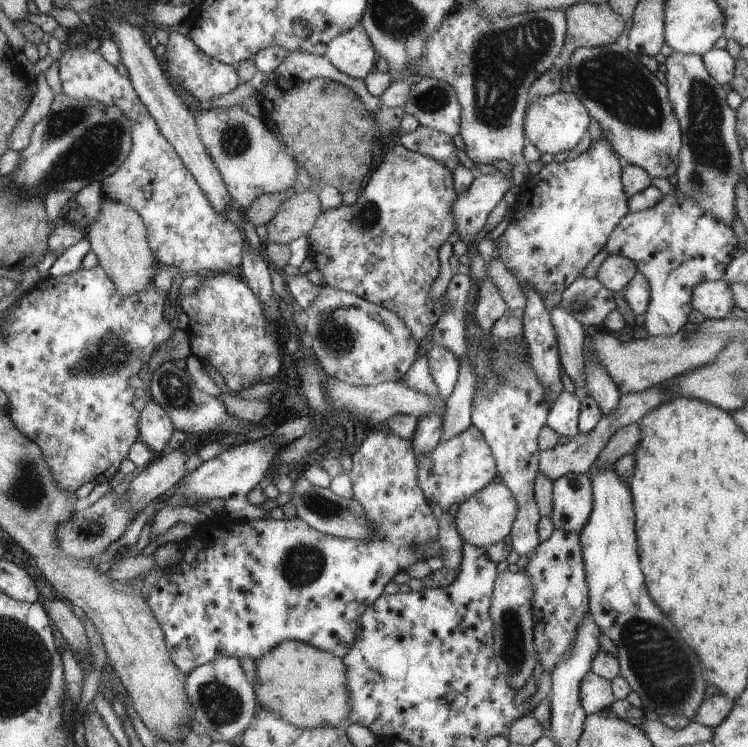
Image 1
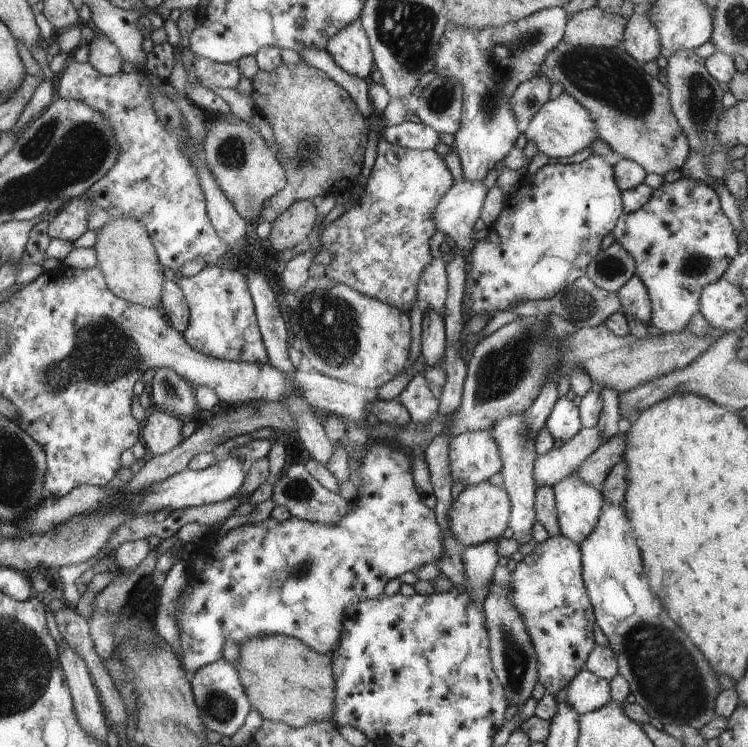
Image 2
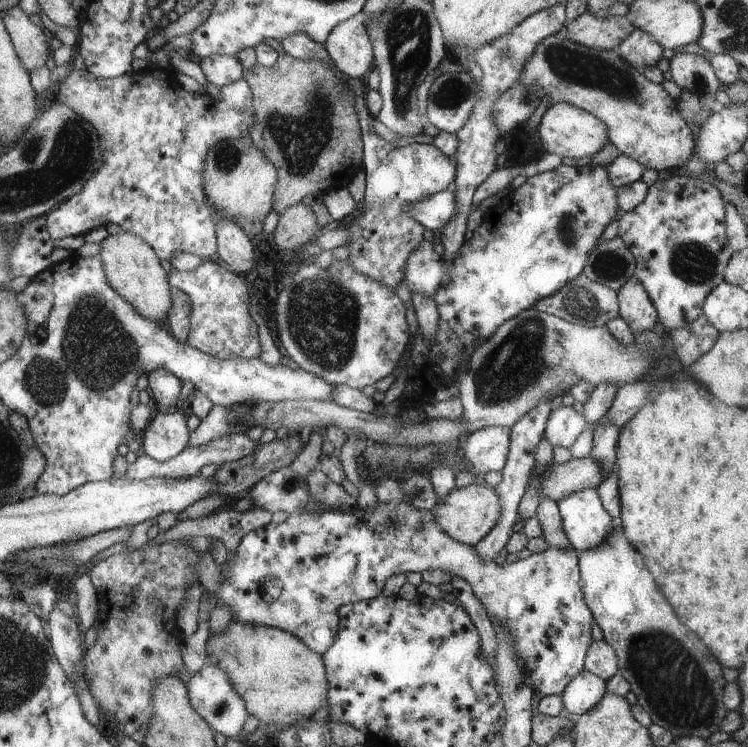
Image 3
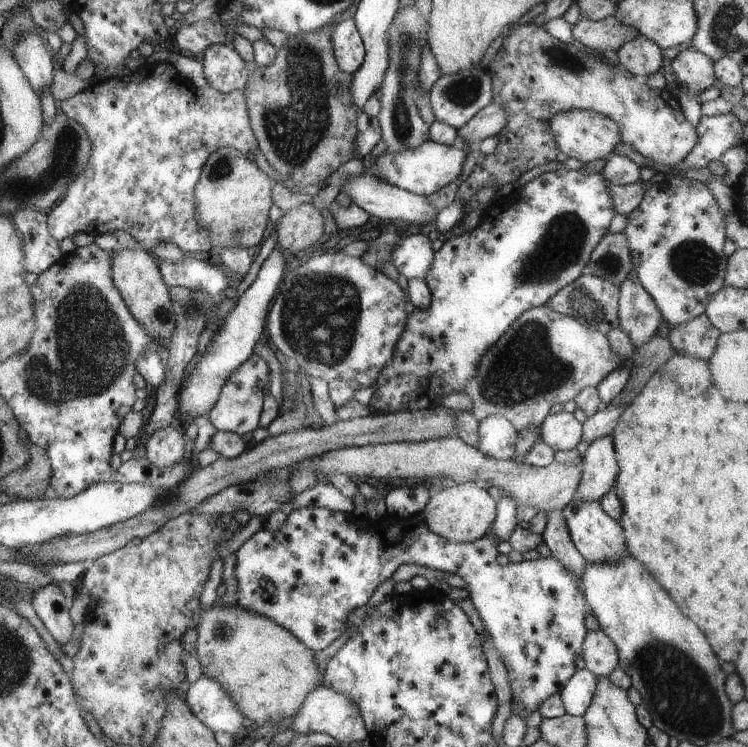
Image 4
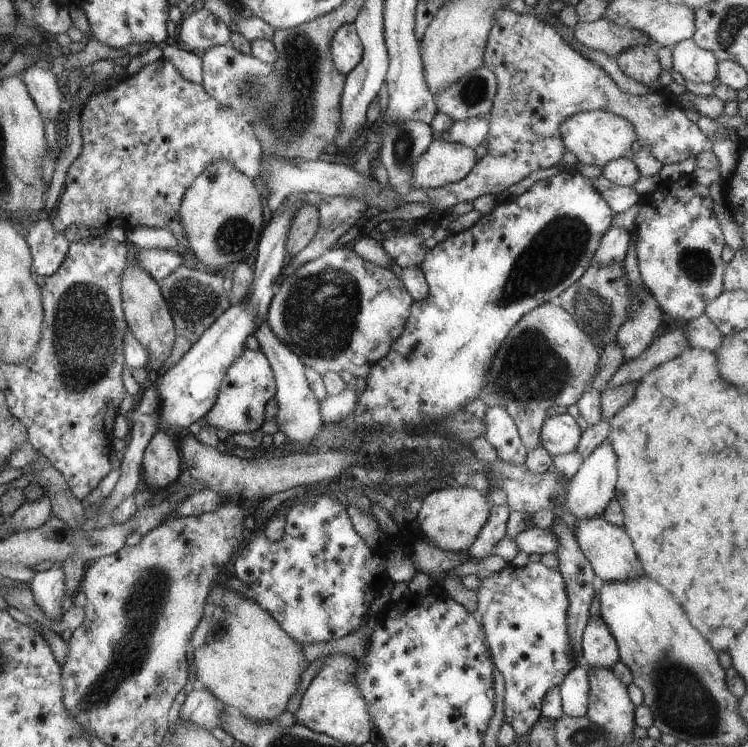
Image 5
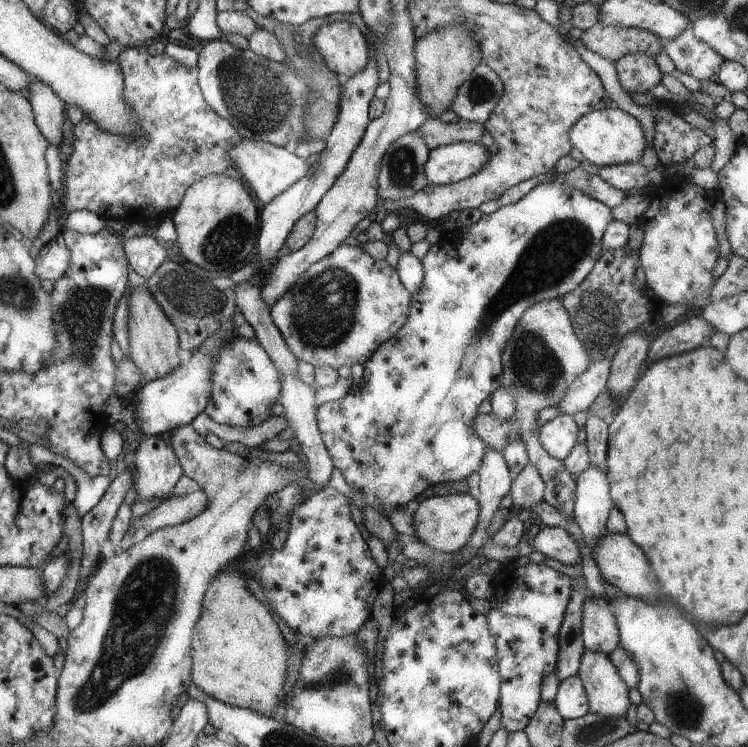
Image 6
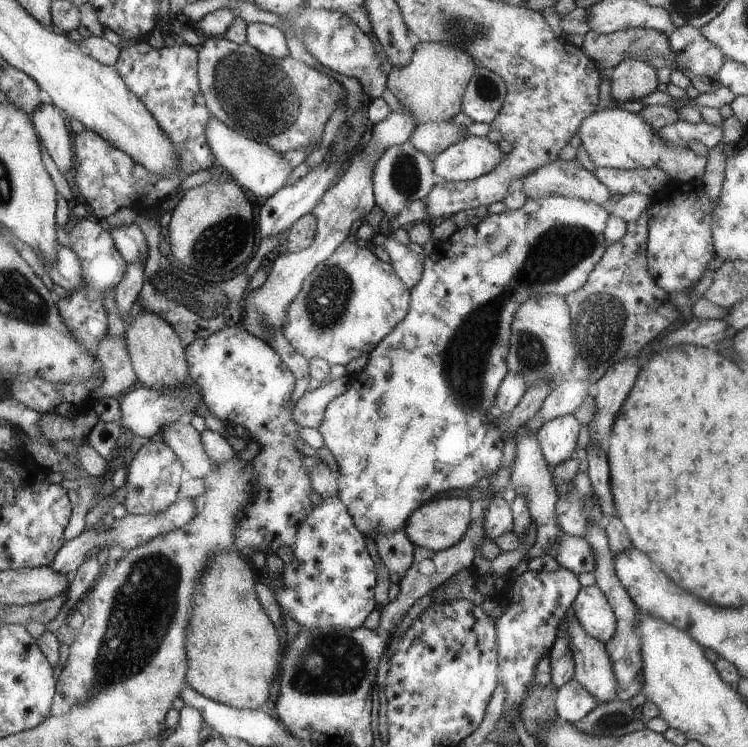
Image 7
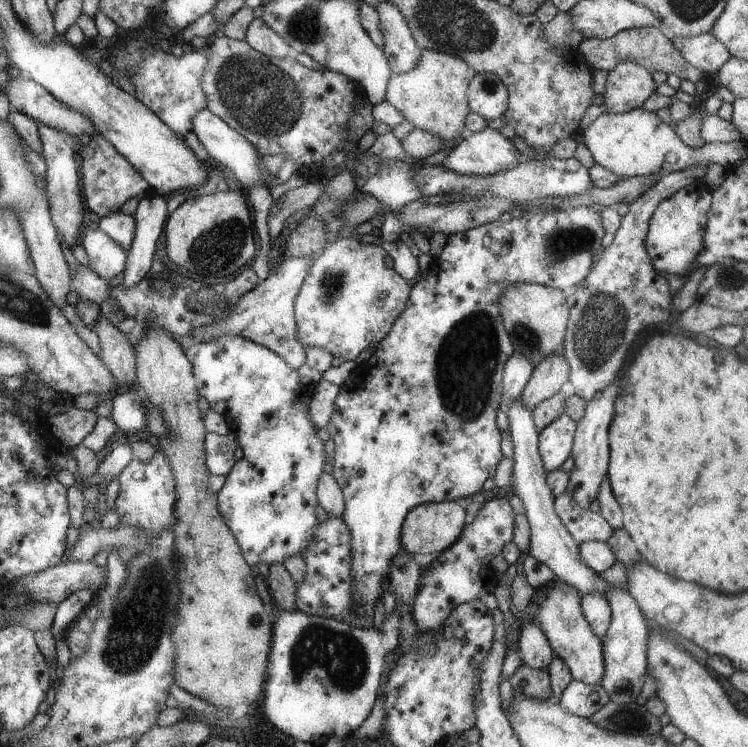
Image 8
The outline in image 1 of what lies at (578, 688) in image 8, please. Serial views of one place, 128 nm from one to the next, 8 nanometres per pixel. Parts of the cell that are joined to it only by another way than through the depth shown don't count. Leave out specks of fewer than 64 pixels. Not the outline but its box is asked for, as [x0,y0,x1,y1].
[580,670,615,715]

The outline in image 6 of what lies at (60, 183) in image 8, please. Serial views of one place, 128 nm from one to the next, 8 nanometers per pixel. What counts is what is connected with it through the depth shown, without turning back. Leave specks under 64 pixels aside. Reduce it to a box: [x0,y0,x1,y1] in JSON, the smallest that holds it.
[28,77,66,147]

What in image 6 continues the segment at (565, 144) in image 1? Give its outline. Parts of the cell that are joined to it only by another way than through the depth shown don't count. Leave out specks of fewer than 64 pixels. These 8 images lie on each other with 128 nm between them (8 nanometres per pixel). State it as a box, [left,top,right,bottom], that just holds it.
[570,107,646,166]

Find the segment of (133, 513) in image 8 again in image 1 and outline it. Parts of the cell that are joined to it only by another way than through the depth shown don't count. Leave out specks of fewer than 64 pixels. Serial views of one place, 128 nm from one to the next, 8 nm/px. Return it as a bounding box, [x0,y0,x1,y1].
[141,396,174,454]

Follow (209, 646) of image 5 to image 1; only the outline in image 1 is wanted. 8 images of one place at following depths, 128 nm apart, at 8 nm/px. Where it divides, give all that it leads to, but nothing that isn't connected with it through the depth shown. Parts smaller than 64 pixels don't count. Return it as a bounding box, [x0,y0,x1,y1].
[255,640,352,729]

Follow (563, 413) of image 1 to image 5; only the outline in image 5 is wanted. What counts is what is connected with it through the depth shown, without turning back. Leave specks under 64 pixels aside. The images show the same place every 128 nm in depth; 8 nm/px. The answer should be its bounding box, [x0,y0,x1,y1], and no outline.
[541,414,580,456]

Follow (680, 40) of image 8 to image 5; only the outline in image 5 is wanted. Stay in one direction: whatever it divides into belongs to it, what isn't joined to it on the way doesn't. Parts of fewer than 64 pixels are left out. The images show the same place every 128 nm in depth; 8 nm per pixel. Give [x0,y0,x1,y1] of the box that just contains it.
[671,39,719,84]

